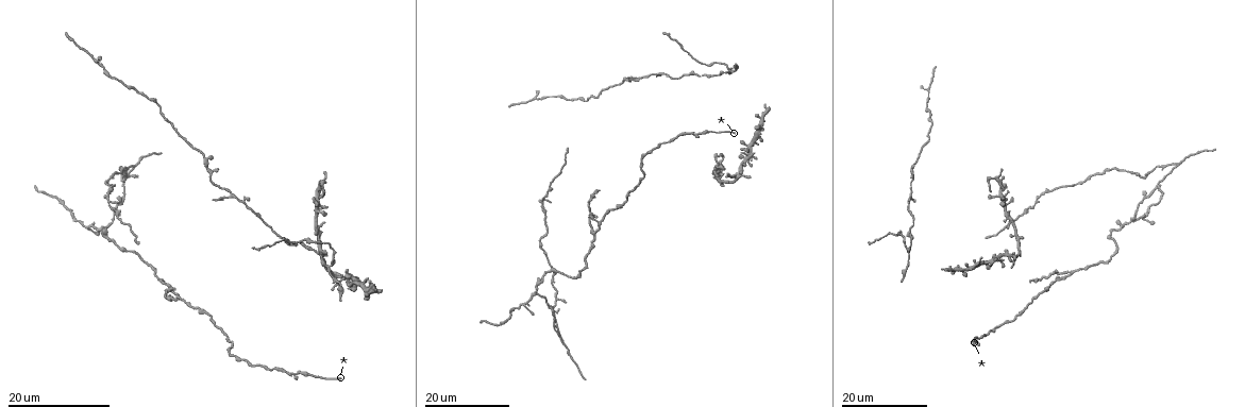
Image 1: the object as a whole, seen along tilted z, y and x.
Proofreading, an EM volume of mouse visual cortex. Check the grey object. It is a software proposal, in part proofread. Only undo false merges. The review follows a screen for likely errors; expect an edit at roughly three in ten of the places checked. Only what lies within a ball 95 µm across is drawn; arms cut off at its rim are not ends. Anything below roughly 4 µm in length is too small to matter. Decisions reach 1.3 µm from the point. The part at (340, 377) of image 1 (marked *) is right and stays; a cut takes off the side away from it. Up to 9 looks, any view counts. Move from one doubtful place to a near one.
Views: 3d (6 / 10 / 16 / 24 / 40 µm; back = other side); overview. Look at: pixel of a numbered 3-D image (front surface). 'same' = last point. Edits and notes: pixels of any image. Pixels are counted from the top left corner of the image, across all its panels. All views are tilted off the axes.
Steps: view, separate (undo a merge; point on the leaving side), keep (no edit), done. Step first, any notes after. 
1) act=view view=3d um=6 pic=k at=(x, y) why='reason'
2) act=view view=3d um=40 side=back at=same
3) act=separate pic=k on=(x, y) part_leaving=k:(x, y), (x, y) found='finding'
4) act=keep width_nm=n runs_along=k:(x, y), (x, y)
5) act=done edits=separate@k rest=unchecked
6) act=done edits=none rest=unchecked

act=view view=3d um=24 pic=1 at=(737, 176)

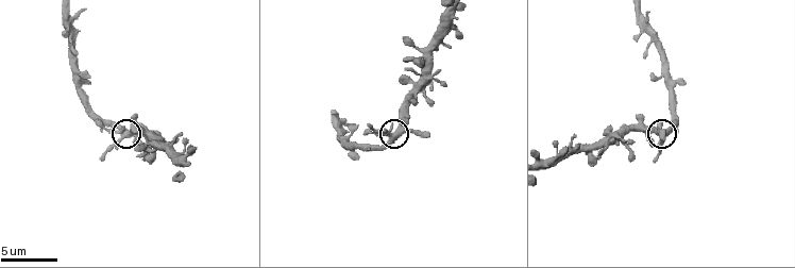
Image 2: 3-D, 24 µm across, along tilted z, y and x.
act=view view=3d um=10 pic=2 at=(390, 135)

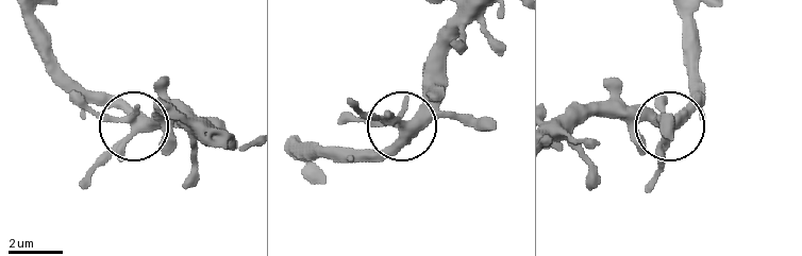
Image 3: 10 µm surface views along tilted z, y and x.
act=keep found='continuous, no second neuron'

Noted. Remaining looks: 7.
act=view view=3d um=24 pic=1 at=(327, 265) why='three-way junction'

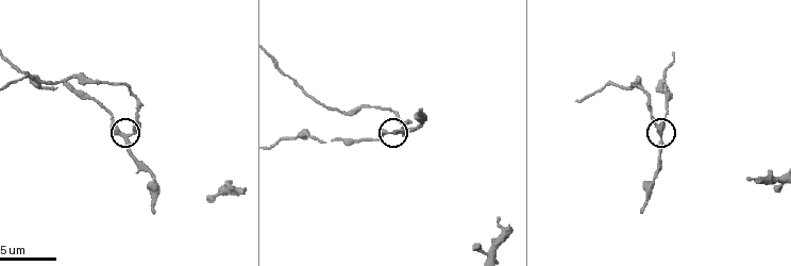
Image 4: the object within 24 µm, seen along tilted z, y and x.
act=view view=3d um=6 pic=4 at=(125, 135)

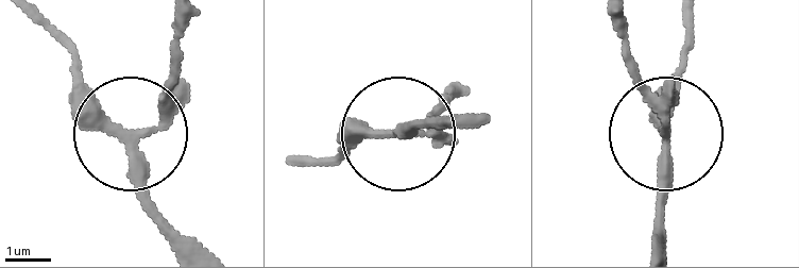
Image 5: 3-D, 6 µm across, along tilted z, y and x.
act=separate pic=5 on=(171, 83) side_arm_um=26 part_leaving=5:(133, 132), (159, 120), (174, 28) found='two neurons meet here'

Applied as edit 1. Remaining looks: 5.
act=view view=3d um=16 pic=1 at=(1073, 270) why='branch point'

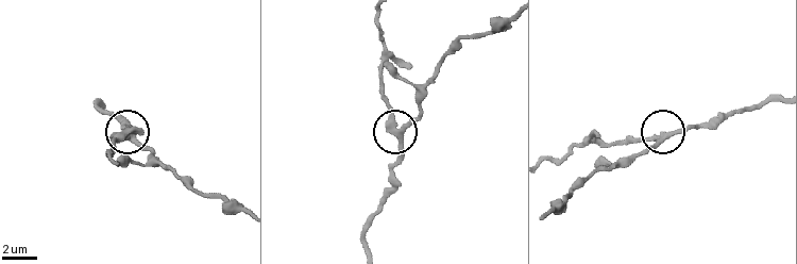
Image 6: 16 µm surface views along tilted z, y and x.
act=view view=3d um=6 pic=6 at=(131, 134)

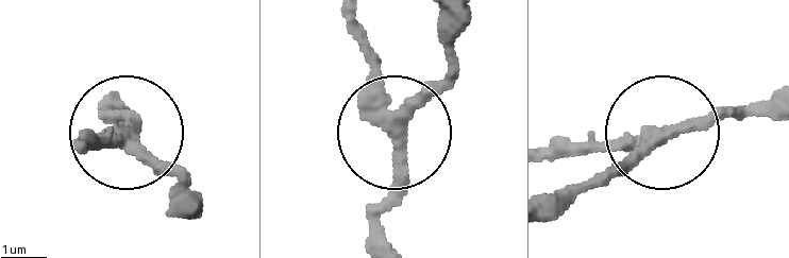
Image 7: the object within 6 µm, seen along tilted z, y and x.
act=separate pic=7 on=(86, 149) part_leaving=7:(374, 100), (359, 23) found='a second neuron is stuck on'

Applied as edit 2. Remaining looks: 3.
act=view view=3d um=24 pic=1 at=(535, 293) why='branch point'

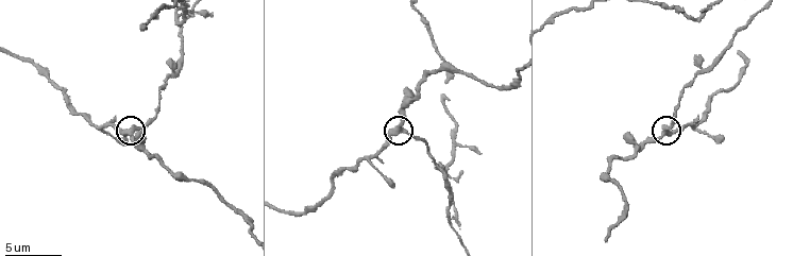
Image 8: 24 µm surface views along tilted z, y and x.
act=view view=3d um=6 pic=8 at=(399, 130)

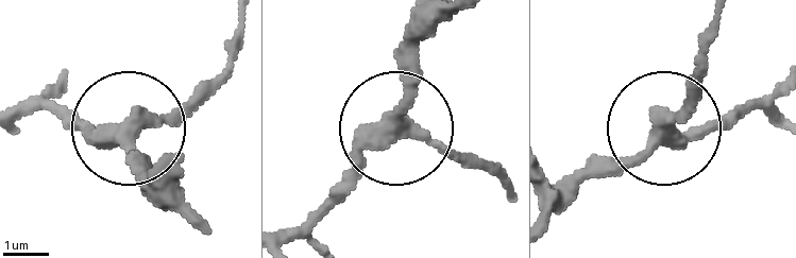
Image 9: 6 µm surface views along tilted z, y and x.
act=keep width_nm=350 runs_along=9:(180, 208), (128, 137), (26, 105) found='all the same neuron'

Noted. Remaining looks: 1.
act=done edits=separate@5,separate@7 rest=unchecked

